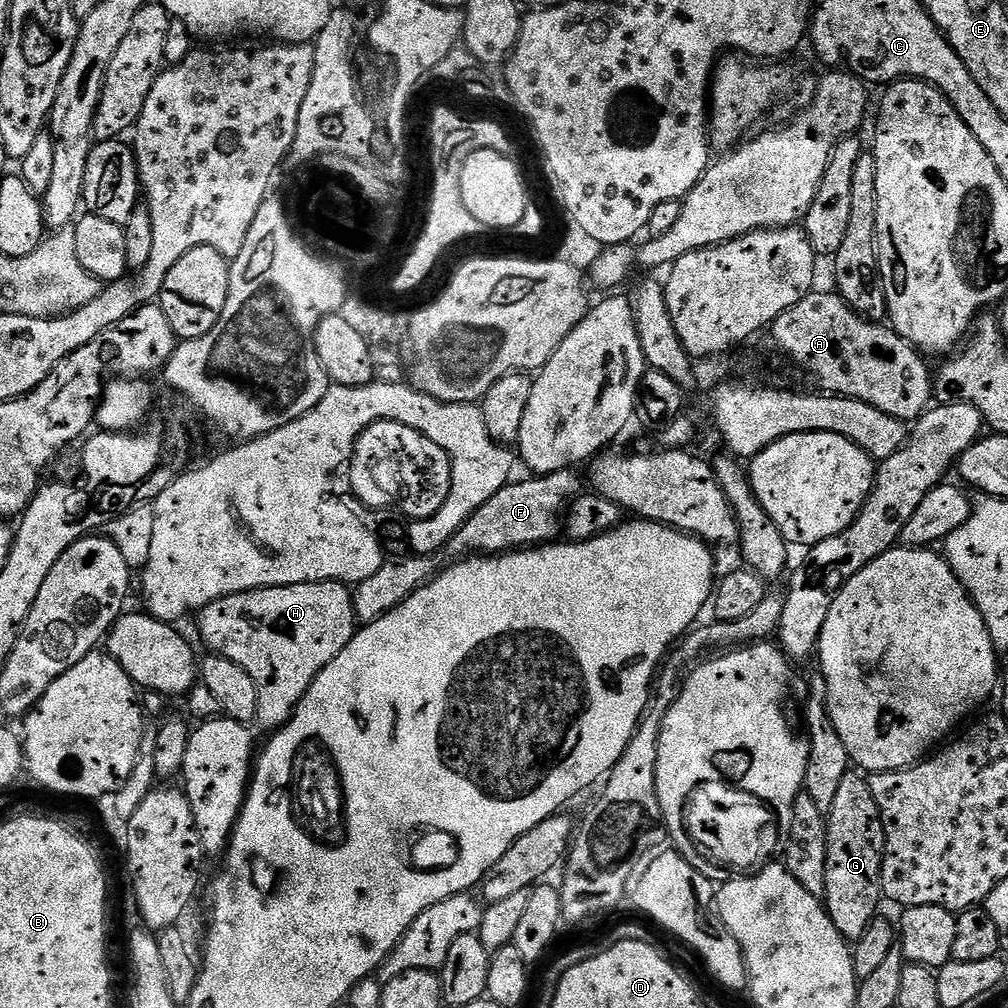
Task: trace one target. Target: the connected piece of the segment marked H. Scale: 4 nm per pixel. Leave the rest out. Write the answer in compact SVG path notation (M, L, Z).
M327 580L317 584L291 584L281 588L255 588L249 592L239 592L233 596L223 596L221 600L215 600L212 604L207 604L199 613L200 636L204 639L205 646L209 648L207 651L217 656L224 656L230 662L242 666L242 670L246 670L246 674L250 674L250 678L254 678L258 690L258 710L256 711L254 724L255 727L260 727L264 734L271 734L288 723L288 719L296 711L300 699L306 694L306 690L312 685L314 678L318 678L320 671L330 662L334 662L334 658L338 658L338 654L342 654L342 650L346 650L346 646L356 635L358 621L356 619L355 604L352 601L353 595L353 589L349 585L339 584L337 580Z

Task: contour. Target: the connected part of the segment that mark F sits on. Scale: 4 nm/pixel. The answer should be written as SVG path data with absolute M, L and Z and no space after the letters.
M575 471L549 472L537 475L532 480L524 480L521 484L509 482L504 485L490 502L486 502L471 516L465 524L458 529L446 545L446 552L452 558L467 558L473 554L503 554L513 550L539 546L557 539L562 532L562 515L565 506L581 491L580 480L575 476Z

